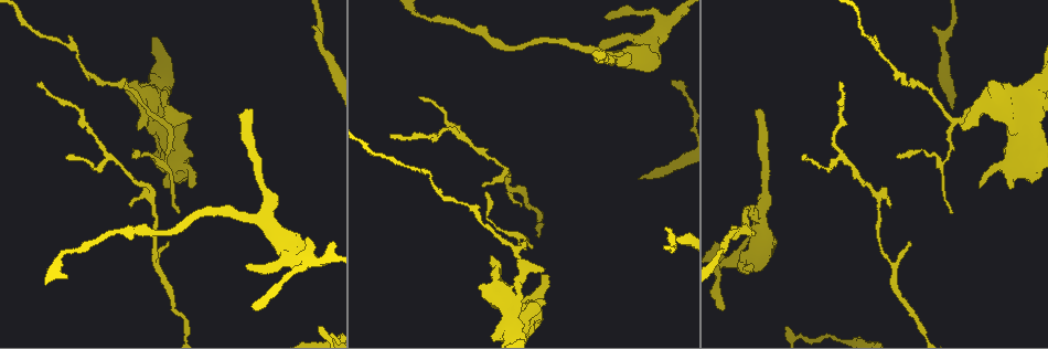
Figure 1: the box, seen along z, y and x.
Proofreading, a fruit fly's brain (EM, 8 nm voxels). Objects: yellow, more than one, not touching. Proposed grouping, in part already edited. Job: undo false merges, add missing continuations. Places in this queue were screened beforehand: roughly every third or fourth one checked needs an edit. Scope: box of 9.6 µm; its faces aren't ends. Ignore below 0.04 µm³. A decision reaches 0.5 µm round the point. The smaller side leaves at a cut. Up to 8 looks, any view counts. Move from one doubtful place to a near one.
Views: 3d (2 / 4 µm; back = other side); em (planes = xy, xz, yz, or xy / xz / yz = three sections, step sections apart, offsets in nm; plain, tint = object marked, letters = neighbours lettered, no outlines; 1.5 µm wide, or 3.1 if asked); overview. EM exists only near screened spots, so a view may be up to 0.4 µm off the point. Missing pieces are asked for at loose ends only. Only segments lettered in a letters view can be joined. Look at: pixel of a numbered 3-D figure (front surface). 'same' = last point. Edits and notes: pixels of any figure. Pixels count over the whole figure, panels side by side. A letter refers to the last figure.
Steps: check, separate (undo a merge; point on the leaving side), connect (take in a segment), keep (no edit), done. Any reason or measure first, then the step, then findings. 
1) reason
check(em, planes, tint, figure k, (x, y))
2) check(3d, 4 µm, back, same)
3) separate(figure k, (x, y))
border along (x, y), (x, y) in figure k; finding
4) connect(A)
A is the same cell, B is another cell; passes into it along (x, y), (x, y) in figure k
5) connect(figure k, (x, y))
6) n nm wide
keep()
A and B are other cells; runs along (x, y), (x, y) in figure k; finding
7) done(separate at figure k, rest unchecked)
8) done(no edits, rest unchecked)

branch stops here
check(3d, 4 µm, figure 1, (482, 187))

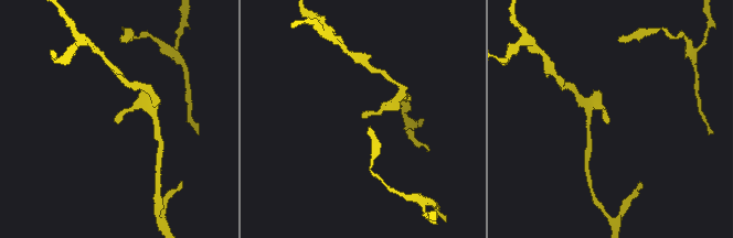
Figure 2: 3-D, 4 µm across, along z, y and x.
check(em, planes, letters, figure 2, (118, 123))

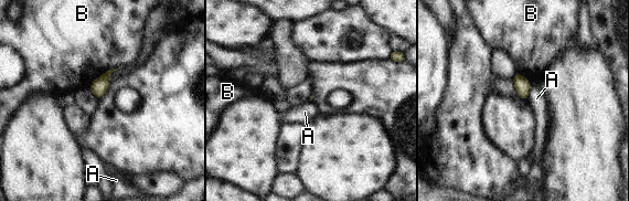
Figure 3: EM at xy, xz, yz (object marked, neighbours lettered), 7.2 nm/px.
keep()
A and B are other cells; border along (531, 87), (526, 97) in figure 3; none of them fits

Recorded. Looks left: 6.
branch stops here
check(3d, 2 µm, figure 1, (189, 117))

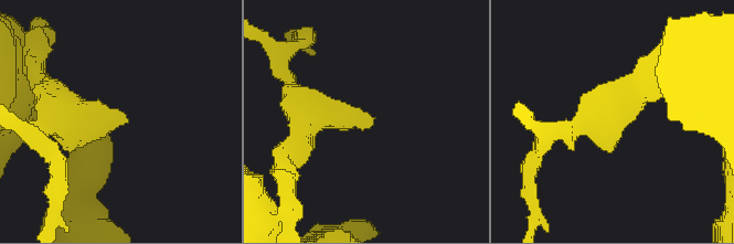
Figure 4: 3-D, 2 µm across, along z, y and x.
check(em, planes, tint, figure 4, (124, 114))

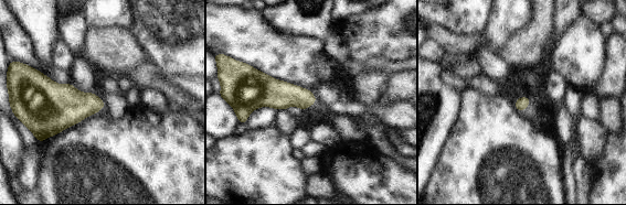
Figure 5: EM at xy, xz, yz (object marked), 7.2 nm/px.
see the neighbours
check(em, planes, letters, same)

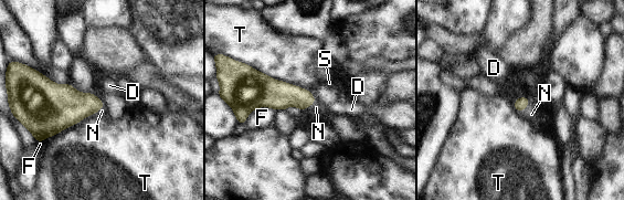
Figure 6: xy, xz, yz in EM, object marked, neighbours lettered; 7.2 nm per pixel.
connect(N)
N is the same cell, D, F, S and T are other cells; passes into it along (521, 103), (527, 105), (531, 114) in figure 6; the neuron continues

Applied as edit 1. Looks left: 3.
check(overview)

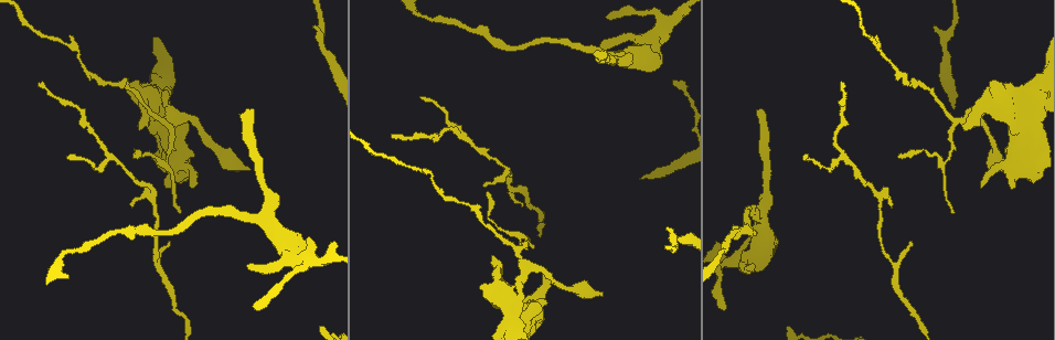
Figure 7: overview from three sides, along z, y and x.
branch stops here
check(em, xz, step 4, tint, figure 7, (248, 109))

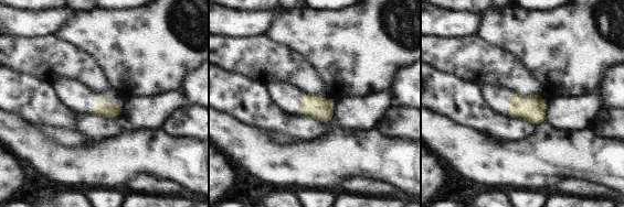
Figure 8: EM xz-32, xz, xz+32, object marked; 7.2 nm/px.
cut it another way
check(em, planes, letters, same)

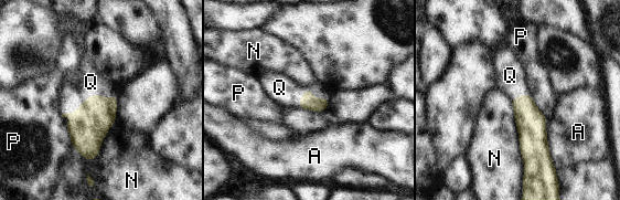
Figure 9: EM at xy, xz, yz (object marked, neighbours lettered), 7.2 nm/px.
N touches over 550 nm
connect(Q)
Q is the same cell, A, N and P are other cells; passes into it along (89, 124), (88, 98), (91, 82) in figure 9; it goes on there

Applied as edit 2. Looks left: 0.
done(connect at figure 6, connect at figure 9, rest unchecked)

